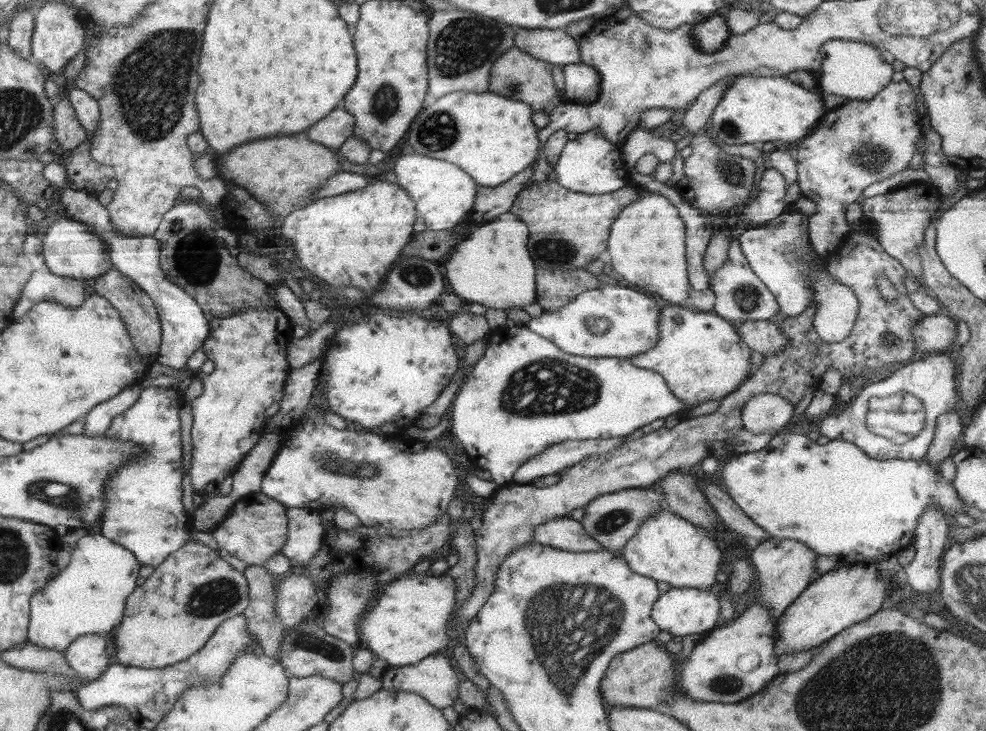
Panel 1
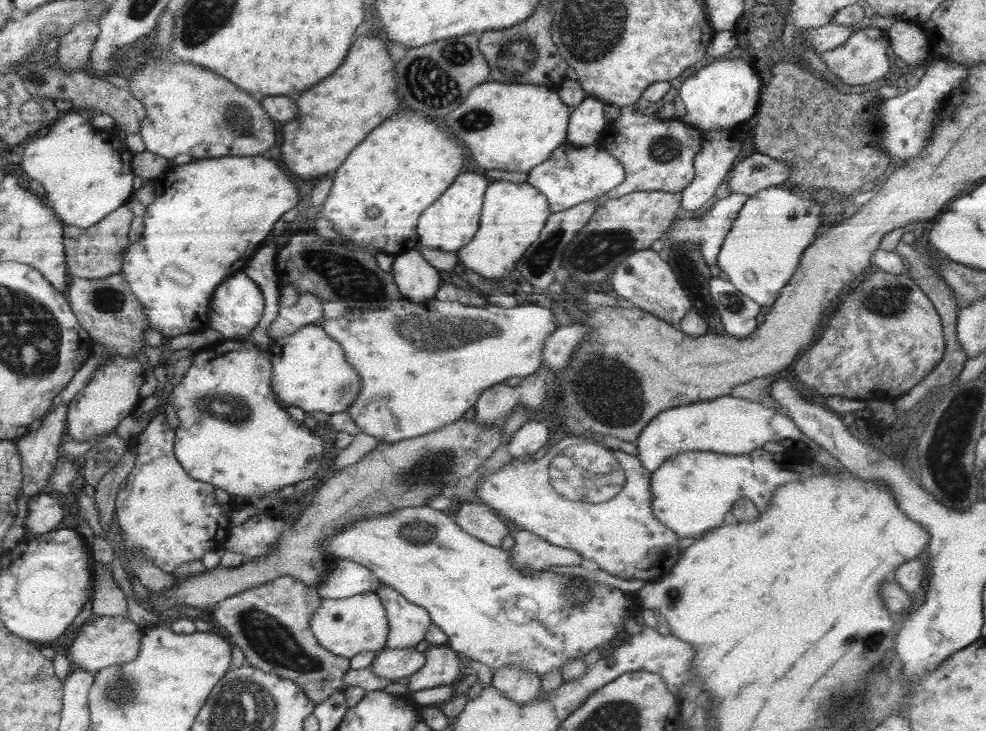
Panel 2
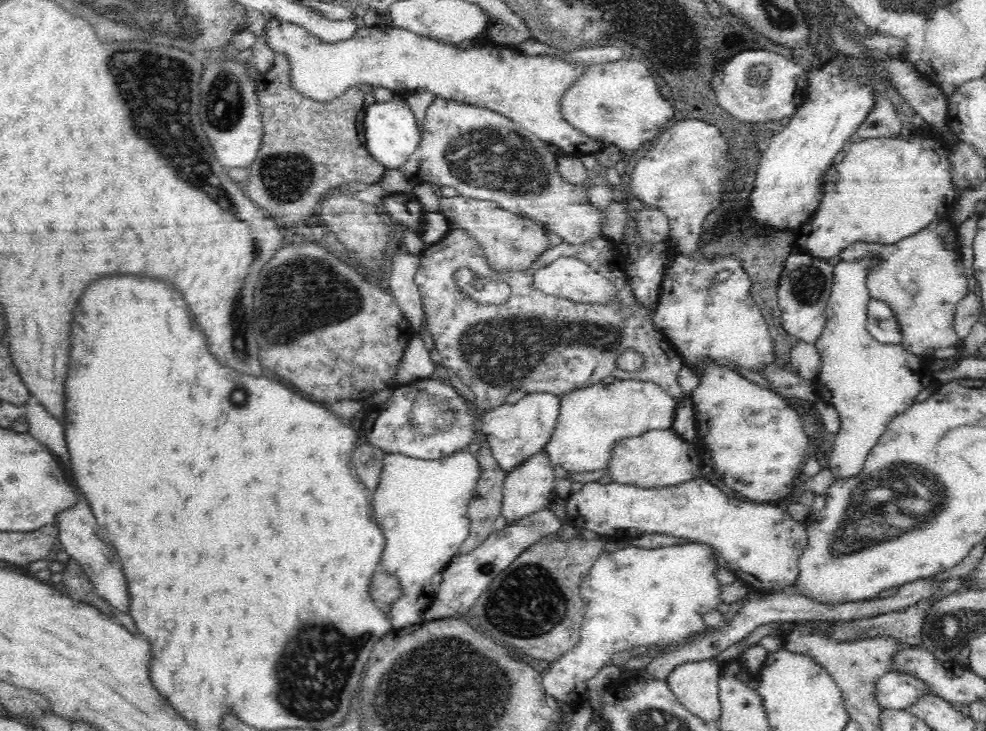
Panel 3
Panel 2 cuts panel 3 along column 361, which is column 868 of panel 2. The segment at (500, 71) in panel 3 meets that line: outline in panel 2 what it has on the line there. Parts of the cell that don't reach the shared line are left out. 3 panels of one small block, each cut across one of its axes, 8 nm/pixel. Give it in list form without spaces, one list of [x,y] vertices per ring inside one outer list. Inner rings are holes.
[[[867,24],[864,28],[852,34],[840,46],[821,52],[820,57],[828,66],[828,71],[836,74],[844,84],[860,86],[884,77],[890,70],[891,63],[886,55],[888,45],[890,44],[888,38],[883,34],[883,30]]]

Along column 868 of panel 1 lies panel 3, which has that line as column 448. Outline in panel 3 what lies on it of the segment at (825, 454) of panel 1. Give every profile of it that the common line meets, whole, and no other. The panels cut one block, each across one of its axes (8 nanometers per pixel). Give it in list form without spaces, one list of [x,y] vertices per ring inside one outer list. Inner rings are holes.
[[[468,448],[454,452],[452,456],[436,460],[412,458],[400,453],[387,453],[383,461],[380,484],[373,493],[374,521],[378,523],[386,538],[378,569],[393,574],[399,580],[403,596],[400,602],[391,603],[389,621],[393,628],[404,628],[421,621],[420,618],[428,610],[434,594],[432,576],[442,572],[450,564],[460,550],[460,546],[470,535],[471,522],[467,514],[474,488],[479,481],[480,467],[477,457],[474,457]]]

